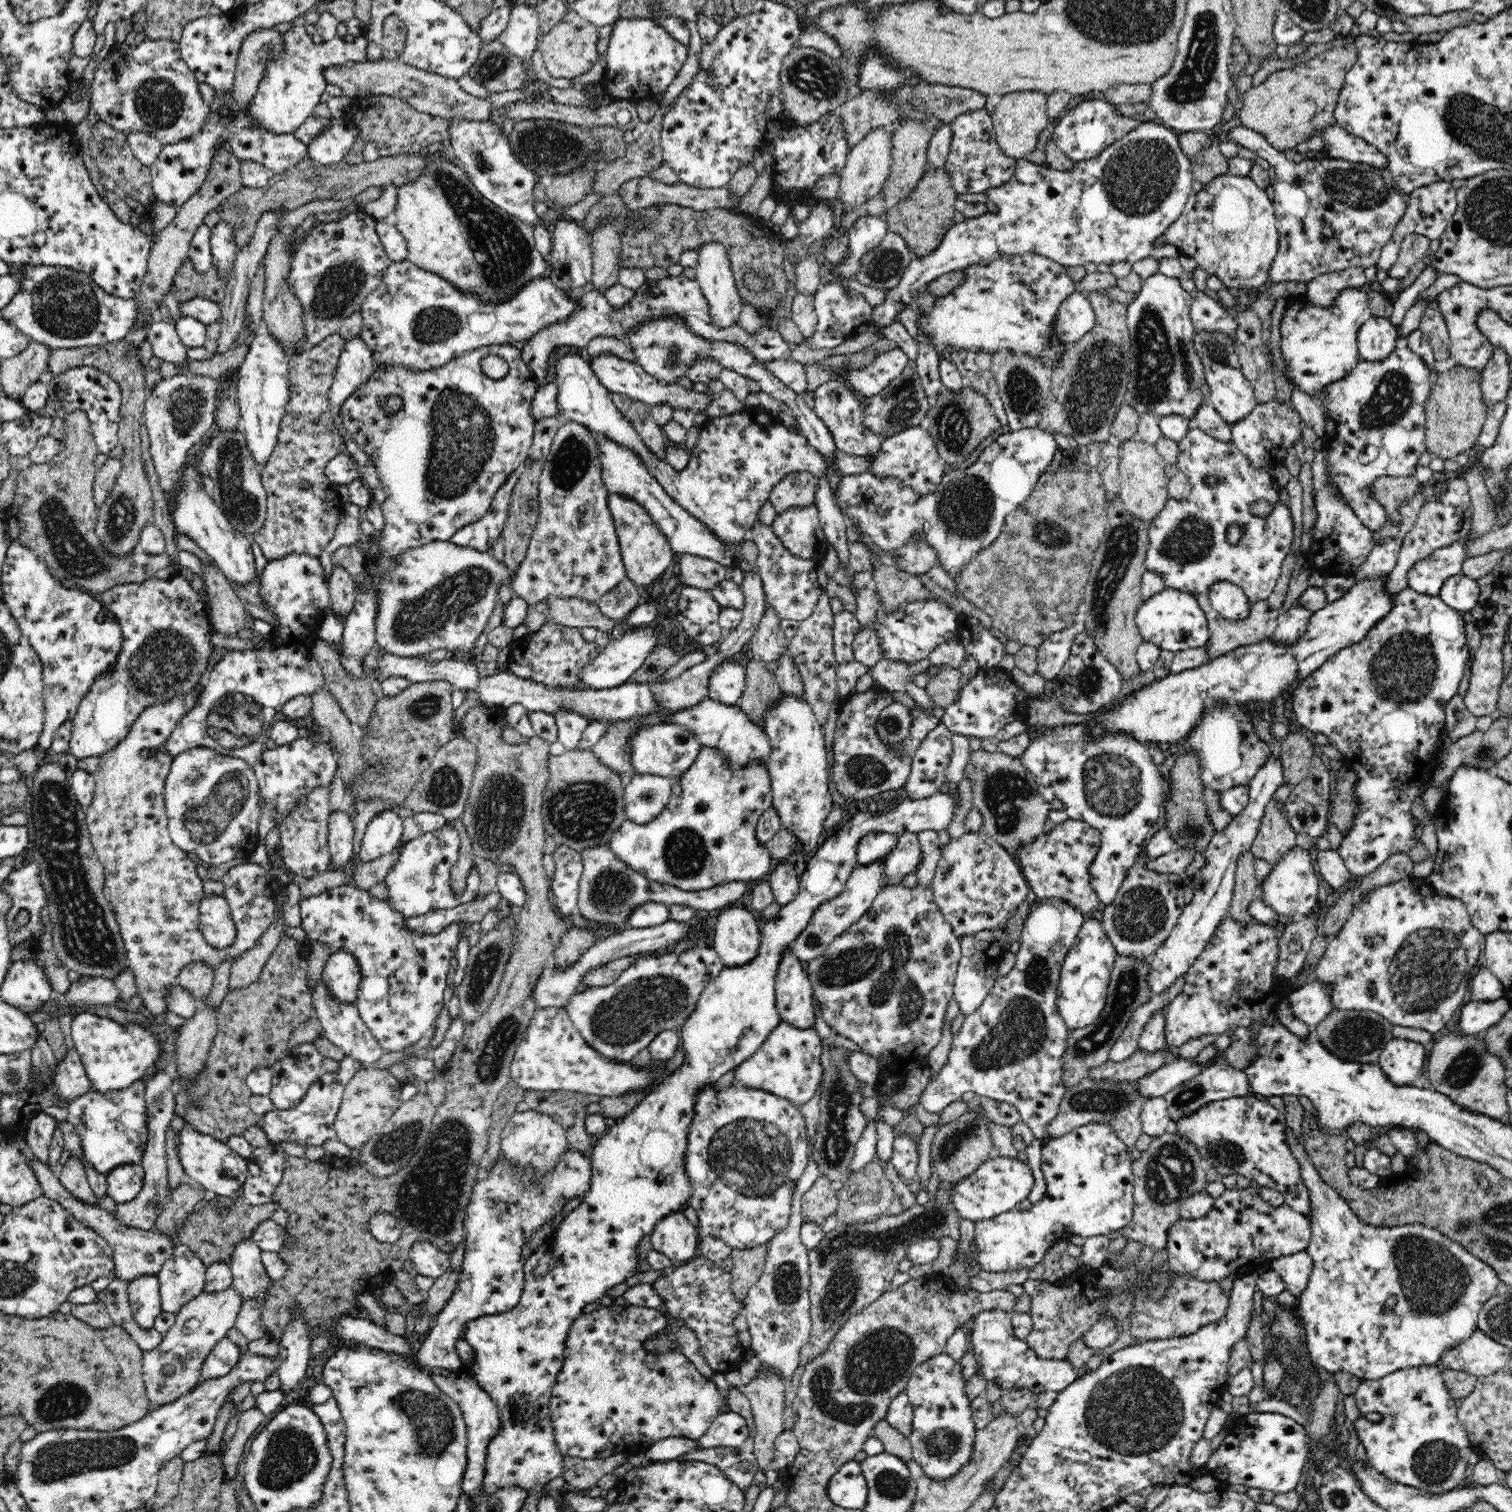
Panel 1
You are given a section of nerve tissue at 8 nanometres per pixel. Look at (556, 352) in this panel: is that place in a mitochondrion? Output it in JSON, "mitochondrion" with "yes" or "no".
{"mitochondrion":"no"}

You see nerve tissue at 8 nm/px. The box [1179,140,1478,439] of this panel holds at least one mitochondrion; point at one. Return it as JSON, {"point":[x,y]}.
{"point":[1393,398]}

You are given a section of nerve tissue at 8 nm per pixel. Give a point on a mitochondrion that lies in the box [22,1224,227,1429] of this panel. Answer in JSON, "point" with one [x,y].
{"point":[63,1400]}

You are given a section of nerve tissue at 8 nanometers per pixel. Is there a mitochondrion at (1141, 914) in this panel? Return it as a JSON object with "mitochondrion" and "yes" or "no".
{"mitochondrion":"yes"}

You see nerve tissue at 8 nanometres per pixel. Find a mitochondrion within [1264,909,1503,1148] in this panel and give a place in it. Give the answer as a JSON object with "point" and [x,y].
{"point":[1428,967]}

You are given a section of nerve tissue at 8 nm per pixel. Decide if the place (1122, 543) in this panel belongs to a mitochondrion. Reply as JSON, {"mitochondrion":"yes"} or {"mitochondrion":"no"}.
{"mitochondrion":"yes"}

